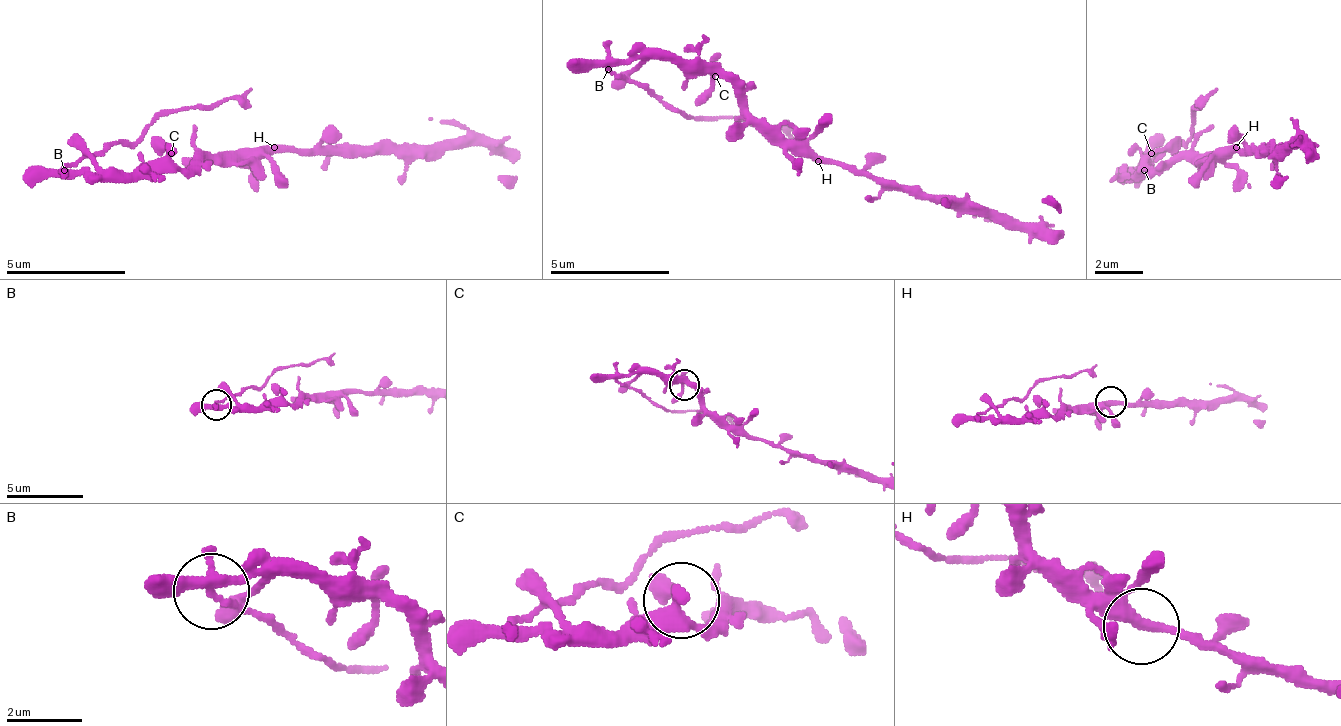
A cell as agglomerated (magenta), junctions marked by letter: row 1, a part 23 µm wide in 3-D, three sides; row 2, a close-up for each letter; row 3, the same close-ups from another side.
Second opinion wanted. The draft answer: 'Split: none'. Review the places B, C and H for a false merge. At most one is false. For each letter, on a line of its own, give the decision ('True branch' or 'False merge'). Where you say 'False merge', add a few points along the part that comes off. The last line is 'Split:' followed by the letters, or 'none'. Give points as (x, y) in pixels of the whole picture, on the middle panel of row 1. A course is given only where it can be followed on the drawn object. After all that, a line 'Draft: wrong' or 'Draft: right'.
B: False merge. Course of the part to remove: (607, 70), (685, 118), (751, 118), (793, 143)
C: True branch
H: True branch
Split: B
Draft: wrong

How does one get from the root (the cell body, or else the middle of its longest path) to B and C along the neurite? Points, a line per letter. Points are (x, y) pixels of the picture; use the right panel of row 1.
B: (1236, 147), (1218, 147), (1211, 153), (1175, 153), (1157, 171), (1145, 171)
C: (1236, 147), (1218, 147), (1211, 153), (1175, 153), (1157, 171), (1145, 159), (1151, 153)

